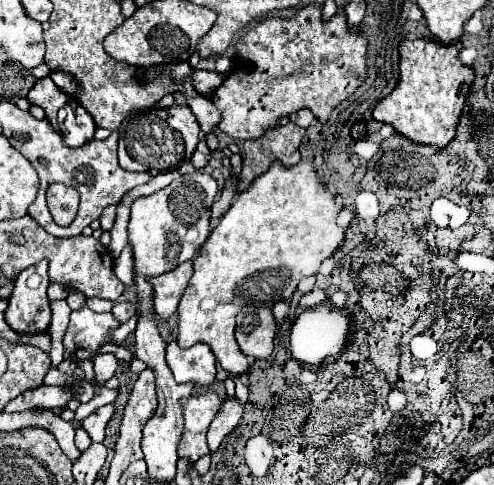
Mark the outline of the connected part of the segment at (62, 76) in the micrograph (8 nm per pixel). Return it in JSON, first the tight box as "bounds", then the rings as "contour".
{"bounds":[50,72,78,96],"contour":[[[52,72],[50,78],[52,78],[62,90],[70,92],[72,96],[76,96],[76,86],[78,86],[78,84],[76,84],[76,80],[74,80],[72,74],[66,74],[66,72]]]}

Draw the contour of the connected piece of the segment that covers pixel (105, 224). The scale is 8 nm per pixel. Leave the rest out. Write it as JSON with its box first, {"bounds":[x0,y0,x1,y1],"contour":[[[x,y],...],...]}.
{"bounds":[100,204,116,230],"contour":[[[112,204],[112,206],[106,206],[104,212],[102,212],[102,216],[100,216],[102,230],[110,230],[112,224],[114,224],[114,220],[116,220],[116,206]]]}

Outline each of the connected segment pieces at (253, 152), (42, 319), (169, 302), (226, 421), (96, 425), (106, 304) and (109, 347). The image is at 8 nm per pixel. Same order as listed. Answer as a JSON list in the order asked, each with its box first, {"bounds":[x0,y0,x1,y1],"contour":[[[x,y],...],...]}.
[{"bounds":[238,122,304,192],"contour":[[[288,122],[286,126],[274,126],[264,136],[256,140],[246,140],[242,172],[238,178],[238,192],[246,190],[252,180],[264,174],[272,162],[282,162],[284,166],[294,166],[300,162],[300,140],[304,128]]]},{"bounds":[6,262,52,334],"contour":[[[46,262],[30,266],[18,274],[6,310],[6,322],[12,330],[34,334],[48,328],[52,316],[46,296],[48,284]]]},{"bounds":[152,262,192,322],"contour":[[[184,262],[176,270],[166,272],[152,280],[152,286],[156,290],[156,300],[154,300],[156,314],[164,322],[176,312],[190,276],[192,276],[192,262]]]},{"bounds":[208,396,244,452],"contour":[[[226,396],[222,400],[222,406],[220,406],[216,418],[212,420],[210,428],[208,428],[208,448],[210,448],[210,452],[218,450],[220,442],[240,422],[242,414],[244,414],[244,404],[240,404],[236,396]]]},{"bounds":[82,404,114,442],"contour":[[[108,404],[108,406],[98,408],[88,418],[82,420],[82,428],[88,432],[92,442],[102,442],[104,440],[104,428],[106,428],[108,420],[112,418],[112,414],[114,414],[114,404]]]},{"bounds":[86,298,115,313],"contour":[[[88,298],[86,305],[96,313],[108,312],[112,310],[115,302],[105,299]]]},{"bounds":[98,343,133,363],"contour":[[[106,343],[104,344],[104,348],[98,348],[98,354],[110,352],[113,353],[118,358],[118,360],[126,360],[128,363],[131,363],[133,360],[132,353],[122,346]]]}]

